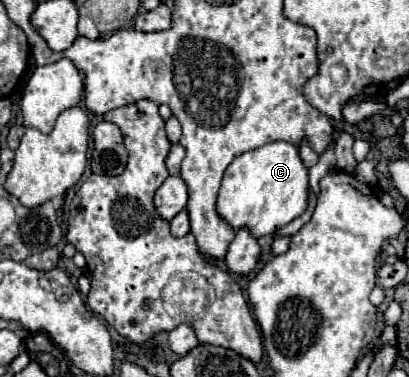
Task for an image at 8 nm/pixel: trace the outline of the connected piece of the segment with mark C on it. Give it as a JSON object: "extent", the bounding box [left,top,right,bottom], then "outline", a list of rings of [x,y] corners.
{"extent":[217,142,309,238],"outline":[[[269,142],[237,156],[227,166],[217,194],[217,214],[221,214],[233,230],[241,230],[241,226],[245,226],[255,238],[275,234],[277,228],[289,224],[307,210],[307,184],[309,174],[295,144]]]}

